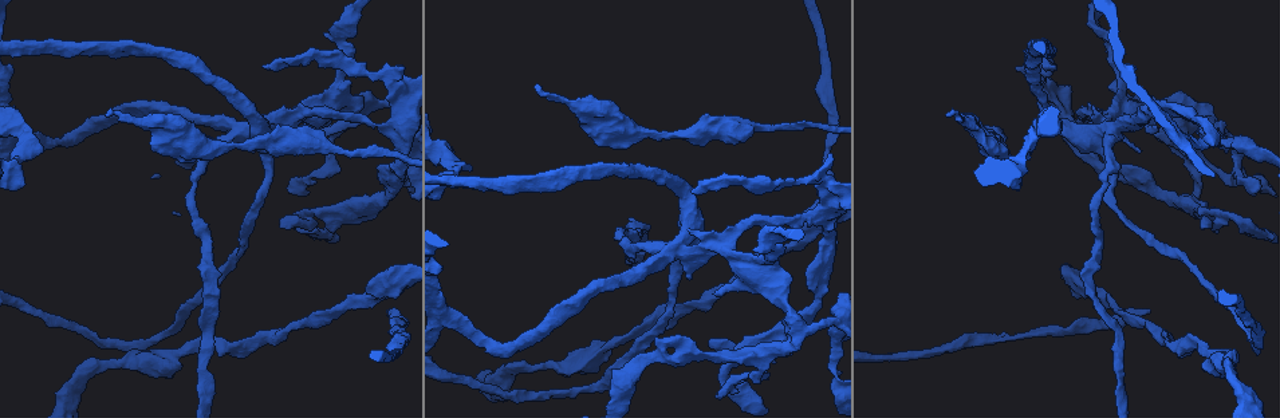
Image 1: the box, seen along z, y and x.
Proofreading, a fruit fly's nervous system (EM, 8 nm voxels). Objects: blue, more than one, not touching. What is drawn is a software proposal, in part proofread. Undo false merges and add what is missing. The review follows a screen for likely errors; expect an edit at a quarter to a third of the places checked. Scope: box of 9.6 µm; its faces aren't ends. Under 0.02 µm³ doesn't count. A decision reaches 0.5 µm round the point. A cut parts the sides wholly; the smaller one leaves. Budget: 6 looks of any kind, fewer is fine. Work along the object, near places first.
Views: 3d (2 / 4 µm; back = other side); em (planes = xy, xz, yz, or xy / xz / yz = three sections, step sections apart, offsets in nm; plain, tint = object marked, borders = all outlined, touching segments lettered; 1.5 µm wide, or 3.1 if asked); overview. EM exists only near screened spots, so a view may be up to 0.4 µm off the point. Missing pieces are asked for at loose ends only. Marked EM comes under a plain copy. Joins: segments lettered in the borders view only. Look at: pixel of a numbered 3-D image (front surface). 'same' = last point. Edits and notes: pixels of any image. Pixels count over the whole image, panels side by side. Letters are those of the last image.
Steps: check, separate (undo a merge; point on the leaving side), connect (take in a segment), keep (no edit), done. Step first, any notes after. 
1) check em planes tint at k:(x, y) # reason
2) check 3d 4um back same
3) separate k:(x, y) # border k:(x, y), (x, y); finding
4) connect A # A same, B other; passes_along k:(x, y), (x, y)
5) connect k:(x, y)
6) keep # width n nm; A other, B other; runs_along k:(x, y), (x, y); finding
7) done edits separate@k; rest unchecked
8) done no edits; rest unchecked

check em xy step 8 borders at 1:(400, 69)

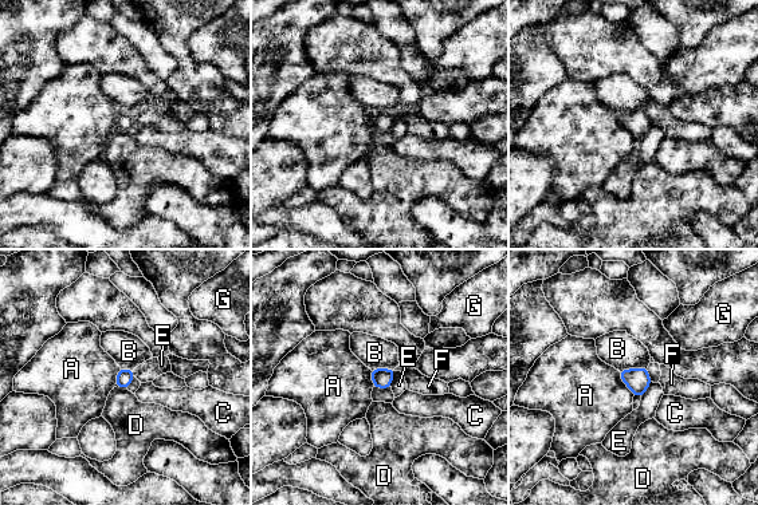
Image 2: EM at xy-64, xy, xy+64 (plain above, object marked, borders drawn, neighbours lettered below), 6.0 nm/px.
keep # A other, B other, C other, D other, E other, F other, G other; none of them fits

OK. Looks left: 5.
check 3d 2um at 1:(390, 312) # long arm stops here

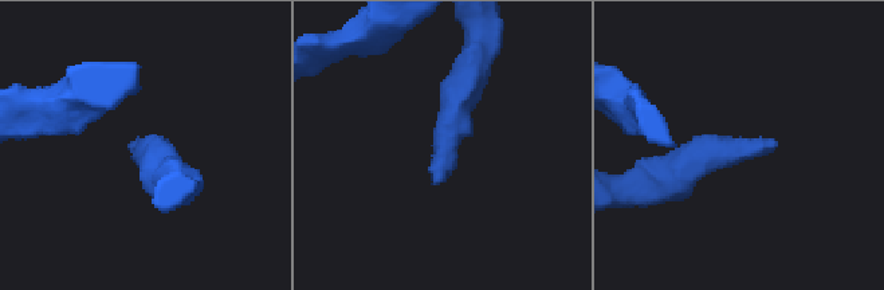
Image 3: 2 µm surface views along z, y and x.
check em yz step 4 tint at 3:(132, 144) # need the tissue

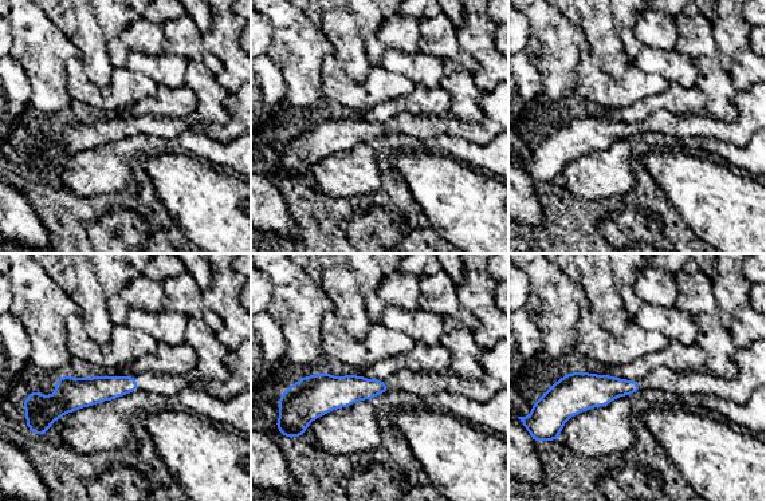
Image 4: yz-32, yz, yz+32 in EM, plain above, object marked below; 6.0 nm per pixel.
check em planes borders same # cut it another way

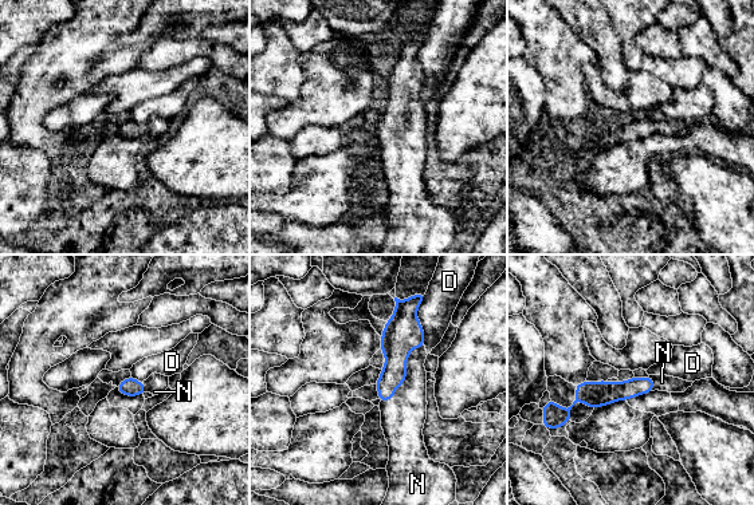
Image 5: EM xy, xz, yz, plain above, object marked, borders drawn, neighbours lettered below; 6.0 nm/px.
connect N # D other, N same; passes_along 5:(403, 332), (405, 374), (404, 415); it goes on there

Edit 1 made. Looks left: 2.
done edits connect@5; rest unchecked

